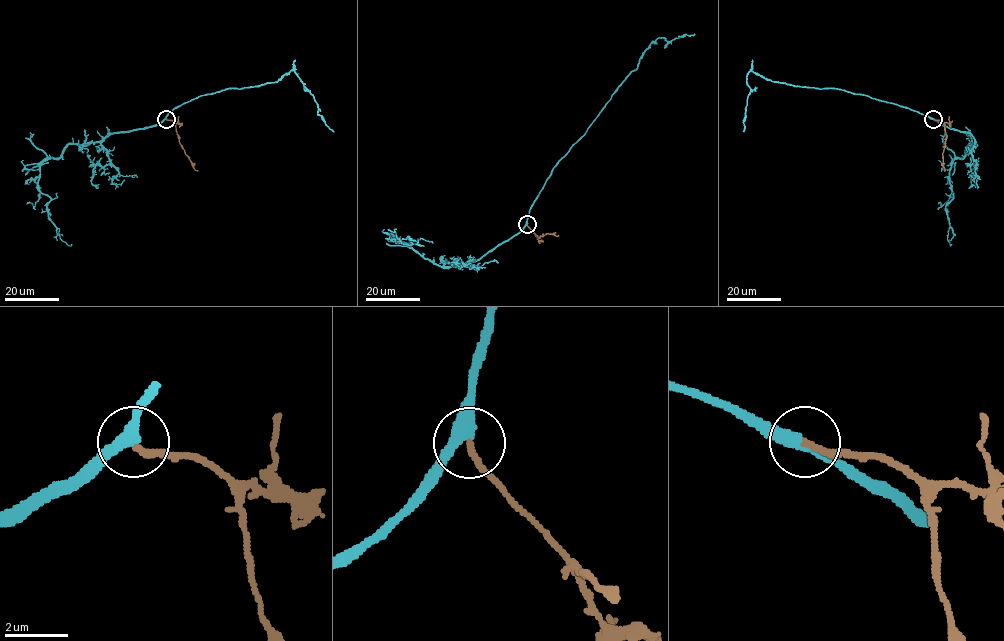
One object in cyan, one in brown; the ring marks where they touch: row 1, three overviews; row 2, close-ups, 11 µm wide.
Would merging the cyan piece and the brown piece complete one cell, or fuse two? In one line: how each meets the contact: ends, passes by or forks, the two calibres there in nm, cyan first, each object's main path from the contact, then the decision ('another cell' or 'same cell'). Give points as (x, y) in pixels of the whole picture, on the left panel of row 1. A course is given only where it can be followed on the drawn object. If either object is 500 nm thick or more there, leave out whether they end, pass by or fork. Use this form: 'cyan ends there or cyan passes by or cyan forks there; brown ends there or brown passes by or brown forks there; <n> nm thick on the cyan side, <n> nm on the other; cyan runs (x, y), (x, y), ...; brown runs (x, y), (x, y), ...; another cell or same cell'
cyan passes by; brown ends there; 400 nm thick on the cyan side, 200 nm on the other; cyan runs (166, 118), (171, 110), (191, 99), (224, 89), (275, 82), (293, 70), (313, 96), (317, 113), (333, 131); brown runs (166, 118), (175, 124), (179, 142), (197, 171); same cell

